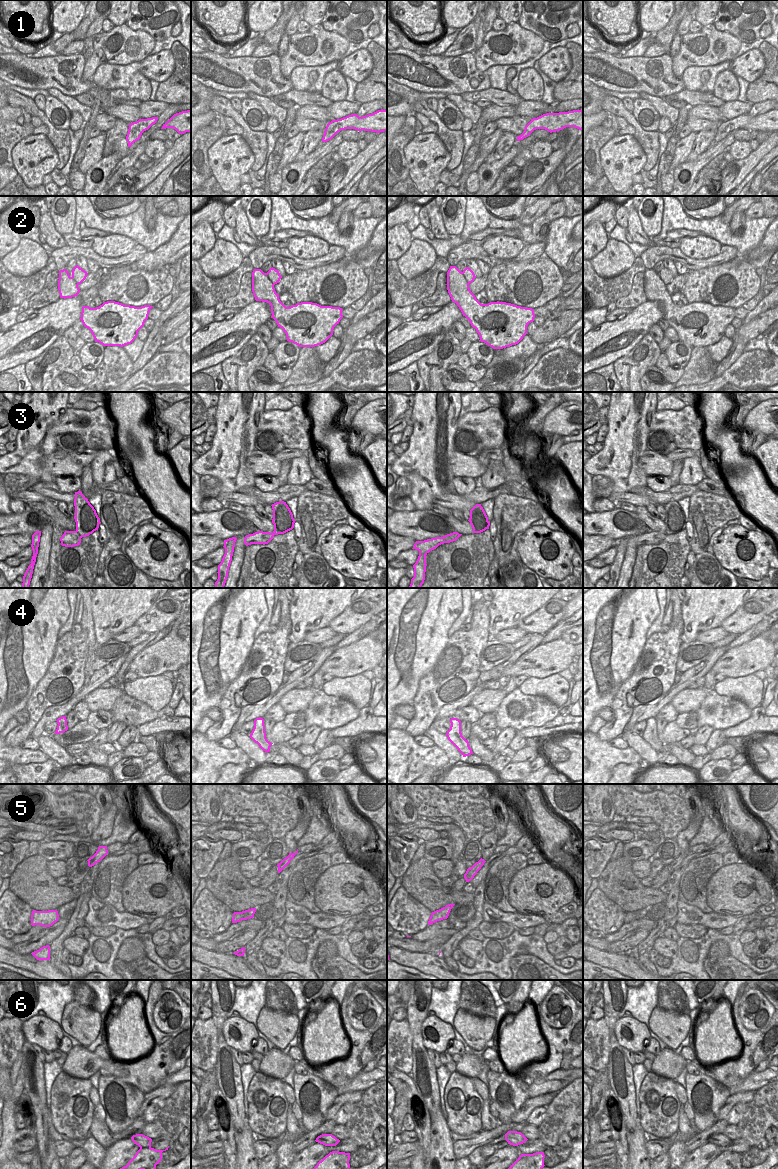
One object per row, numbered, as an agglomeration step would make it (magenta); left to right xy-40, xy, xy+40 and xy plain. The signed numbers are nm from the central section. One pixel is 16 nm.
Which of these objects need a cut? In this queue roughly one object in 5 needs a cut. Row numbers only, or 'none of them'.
3, 5, 6.

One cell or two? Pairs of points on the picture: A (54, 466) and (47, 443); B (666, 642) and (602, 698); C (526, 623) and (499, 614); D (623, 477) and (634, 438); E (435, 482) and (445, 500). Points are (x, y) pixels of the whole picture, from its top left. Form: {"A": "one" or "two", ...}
{"A": "two", "B": "two", "C": "two", "D": "one", "E": "two"}

